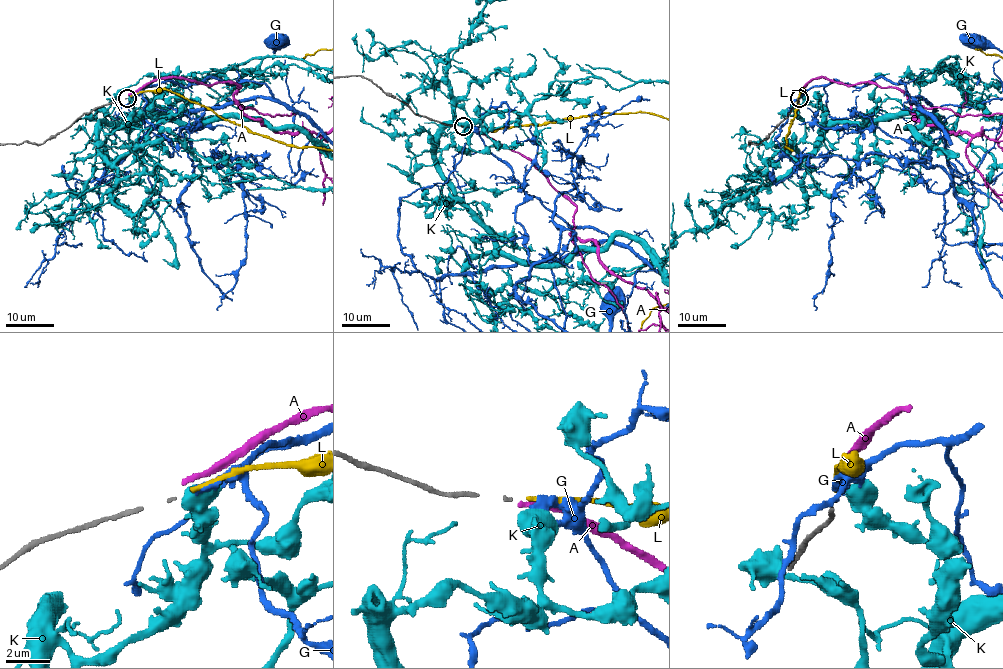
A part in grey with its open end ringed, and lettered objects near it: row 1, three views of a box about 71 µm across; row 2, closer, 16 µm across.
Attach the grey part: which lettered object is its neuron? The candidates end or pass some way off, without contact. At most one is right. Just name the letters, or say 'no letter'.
L

